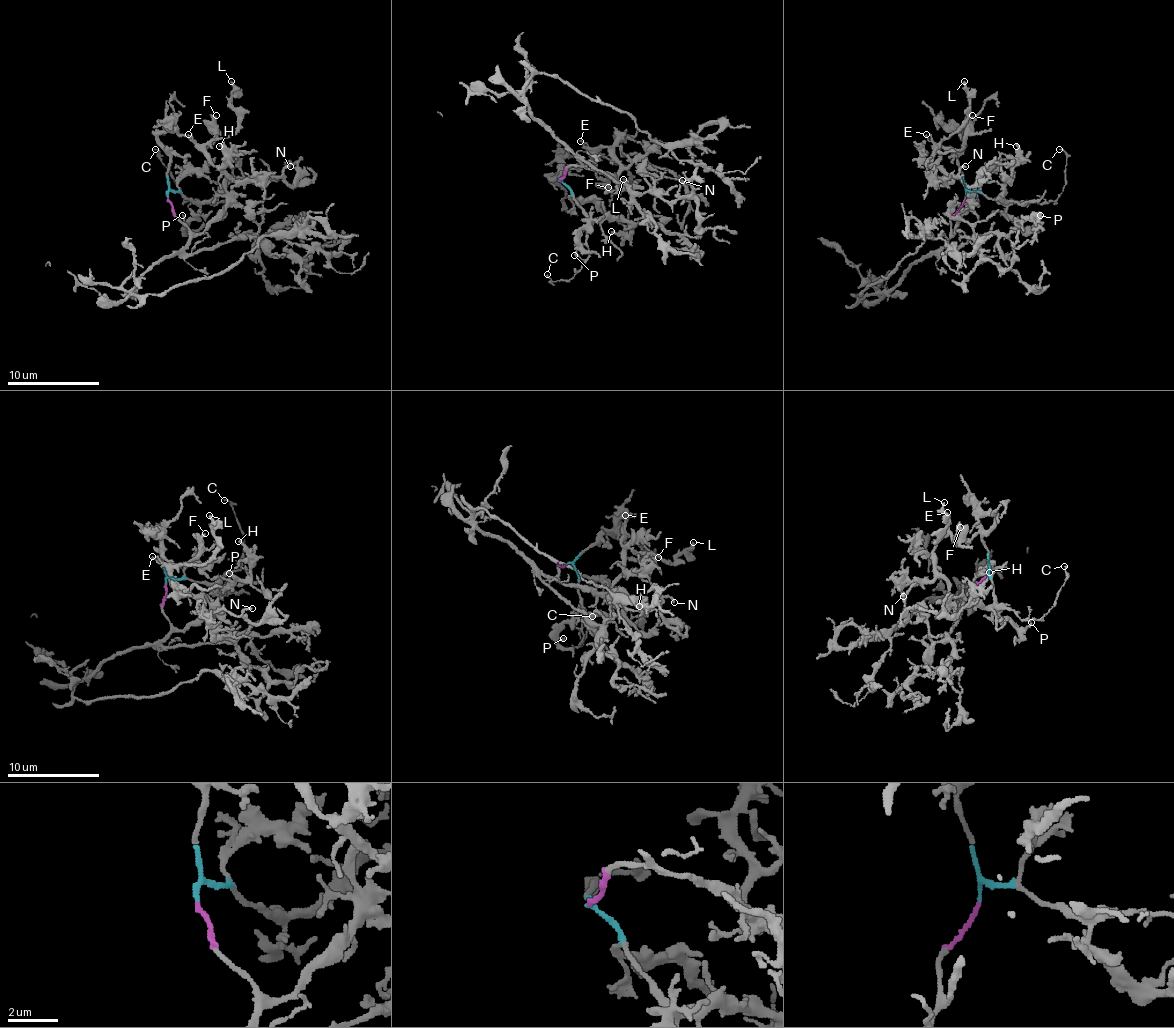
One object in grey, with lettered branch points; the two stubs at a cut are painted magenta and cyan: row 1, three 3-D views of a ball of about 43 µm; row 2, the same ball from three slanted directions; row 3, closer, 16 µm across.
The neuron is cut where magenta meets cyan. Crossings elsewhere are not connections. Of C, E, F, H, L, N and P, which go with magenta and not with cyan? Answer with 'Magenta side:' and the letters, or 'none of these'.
Magenta side: E, F, L, N

